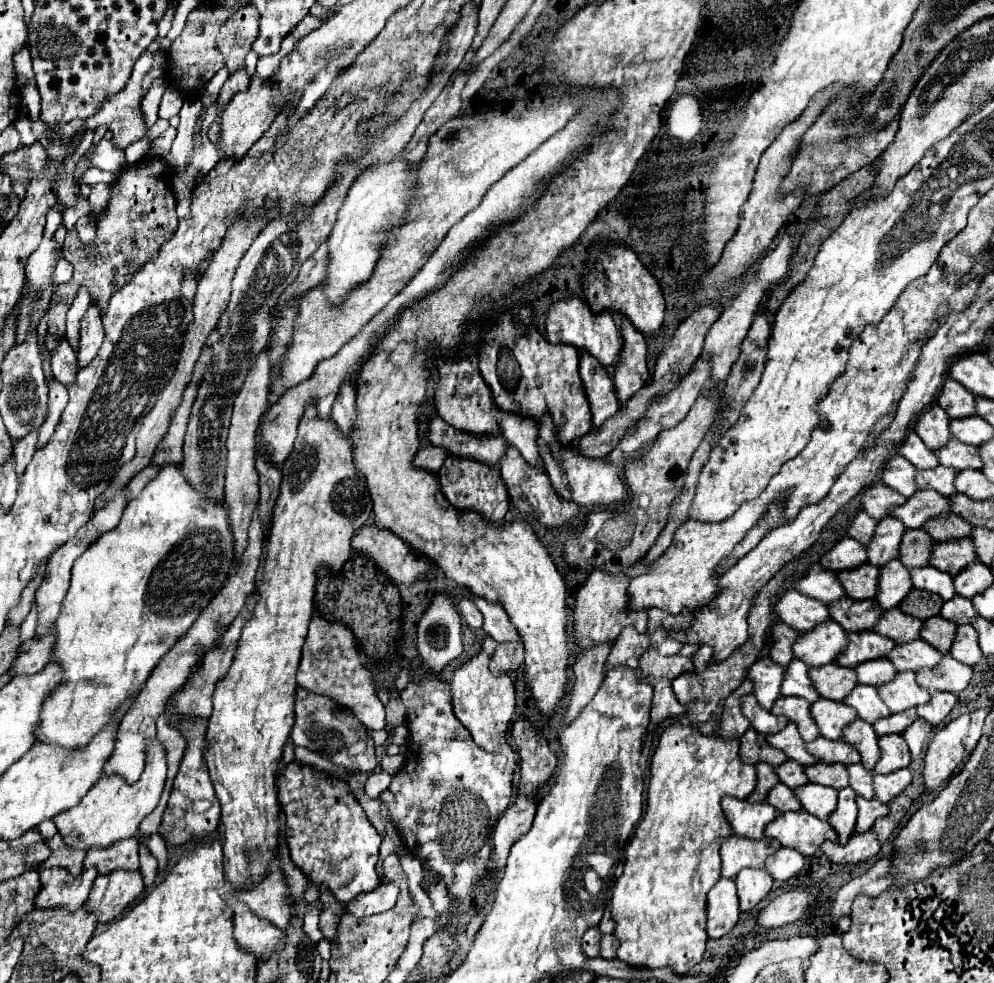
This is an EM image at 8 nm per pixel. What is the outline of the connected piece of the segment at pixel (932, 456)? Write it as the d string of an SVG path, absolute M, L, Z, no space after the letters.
M914 431L908 433L908 437L904 439L904 443L902 443L902 447L900 447L898 453L900 453L902 457L906 457L906 459L908 459L916 469L920 469L920 471L924 471L924 469L934 469L934 467L940 465L936 453L934 453L932 449L928 449Z

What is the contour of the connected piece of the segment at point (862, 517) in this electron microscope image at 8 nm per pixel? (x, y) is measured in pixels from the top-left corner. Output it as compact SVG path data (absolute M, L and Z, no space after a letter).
M860 511L860 513L854 517L854 521L852 521L850 529L848 529L848 535L850 535L852 539L860 541L862 545L868 545L868 543L872 541L872 537L874 537L876 525L878 525L878 523L876 523L872 517L868 517L866 511Z

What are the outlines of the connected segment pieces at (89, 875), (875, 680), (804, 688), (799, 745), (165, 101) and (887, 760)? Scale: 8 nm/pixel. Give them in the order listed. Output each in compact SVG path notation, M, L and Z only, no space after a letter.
M62 867L40 869L40 893L36 897L36 907L52 909L66 907L68 911L76 911L88 899L92 883L96 879L96 869L86 869L78 877L70 875Z
M872 659L866 663L860 663L856 667L856 675L858 675L858 683L862 685L872 685L872 687L882 687L888 681L892 681L896 677L896 669L888 659Z
M800 659L792 661L792 665L788 665L786 675L784 675L784 689L780 691L782 695L796 695L796 697L804 697L806 701L814 703L820 699L818 691L812 685L810 679L810 667L806 663L802 663Z
M788 723L784 731L768 735L768 743L772 747L782 749L788 755L788 759L798 761L800 765L814 765L816 763L816 759L806 751L806 743L802 741L794 723Z
M166 89L164 97L162 97L162 101L160 101L160 111L158 111L158 115L160 115L162 119L170 119L172 115L178 115L182 103L184 103L184 97L182 97L180 91Z
M902 735L880 737L880 751L882 751L882 759L874 767L874 773L888 775L888 773L908 767L910 763L910 751Z

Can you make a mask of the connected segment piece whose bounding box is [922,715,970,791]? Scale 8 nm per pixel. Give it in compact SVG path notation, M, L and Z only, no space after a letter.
M960 715L958 719L944 725L930 741L924 755L924 783L926 791L940 789L952 775L954 769L964 761L966 749L962 739L968 735L970 715Z

